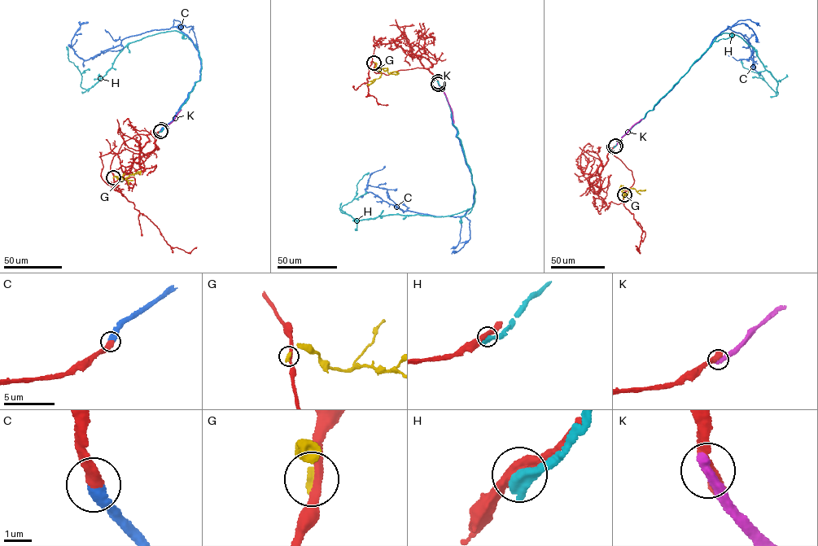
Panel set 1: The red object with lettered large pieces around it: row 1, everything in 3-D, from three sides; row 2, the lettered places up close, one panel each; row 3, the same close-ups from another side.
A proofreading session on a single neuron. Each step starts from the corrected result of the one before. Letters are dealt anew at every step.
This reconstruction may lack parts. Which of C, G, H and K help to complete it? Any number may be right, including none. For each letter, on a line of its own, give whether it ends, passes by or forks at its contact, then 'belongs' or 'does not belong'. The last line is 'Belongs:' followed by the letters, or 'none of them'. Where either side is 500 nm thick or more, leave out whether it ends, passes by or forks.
C: belongs
G: it ends there; does not belong
H: does not belong
K: does not belong
Belongs: C

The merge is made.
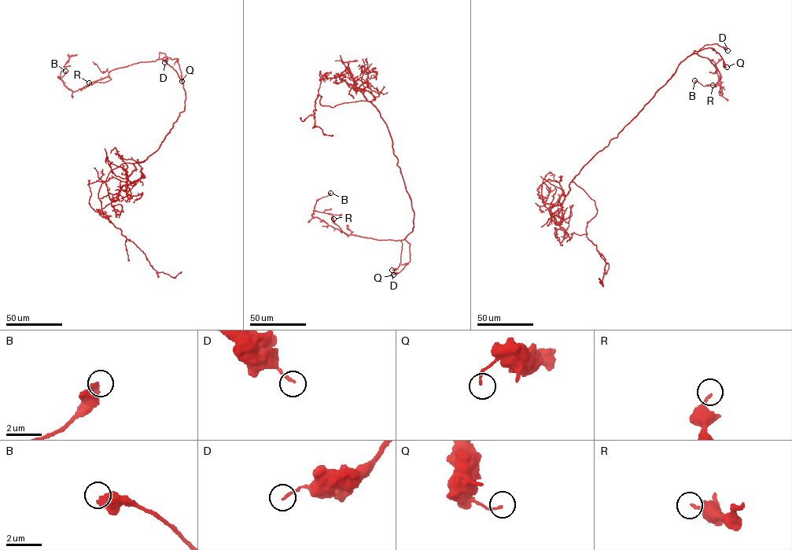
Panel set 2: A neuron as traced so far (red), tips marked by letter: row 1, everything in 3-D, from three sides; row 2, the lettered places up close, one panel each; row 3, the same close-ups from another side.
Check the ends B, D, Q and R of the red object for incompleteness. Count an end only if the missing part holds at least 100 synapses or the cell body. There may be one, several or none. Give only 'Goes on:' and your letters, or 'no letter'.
Goes on: no letter

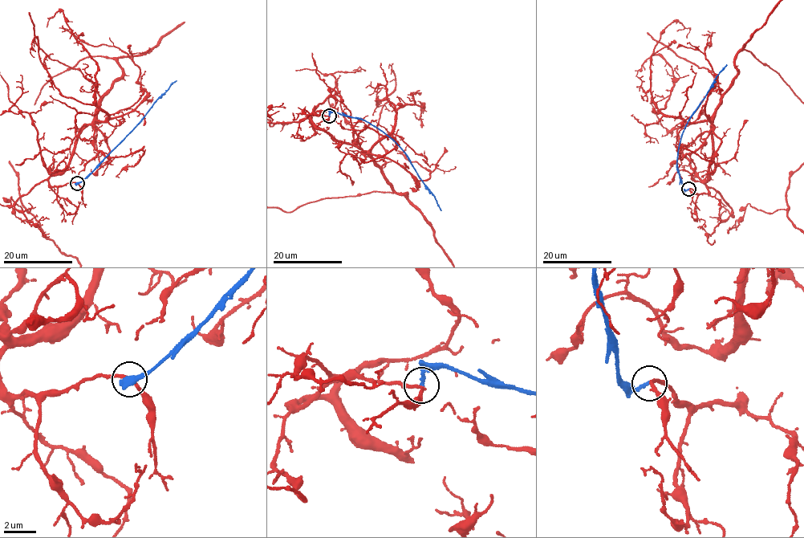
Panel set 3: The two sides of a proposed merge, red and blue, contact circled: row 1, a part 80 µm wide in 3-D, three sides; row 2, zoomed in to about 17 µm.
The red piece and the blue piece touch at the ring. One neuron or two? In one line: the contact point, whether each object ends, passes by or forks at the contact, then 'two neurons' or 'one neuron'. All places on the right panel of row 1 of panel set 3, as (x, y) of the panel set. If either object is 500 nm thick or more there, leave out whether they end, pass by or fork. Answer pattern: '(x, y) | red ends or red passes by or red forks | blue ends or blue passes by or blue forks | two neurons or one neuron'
(688, 189) | red passes by | blue ends | two neurons

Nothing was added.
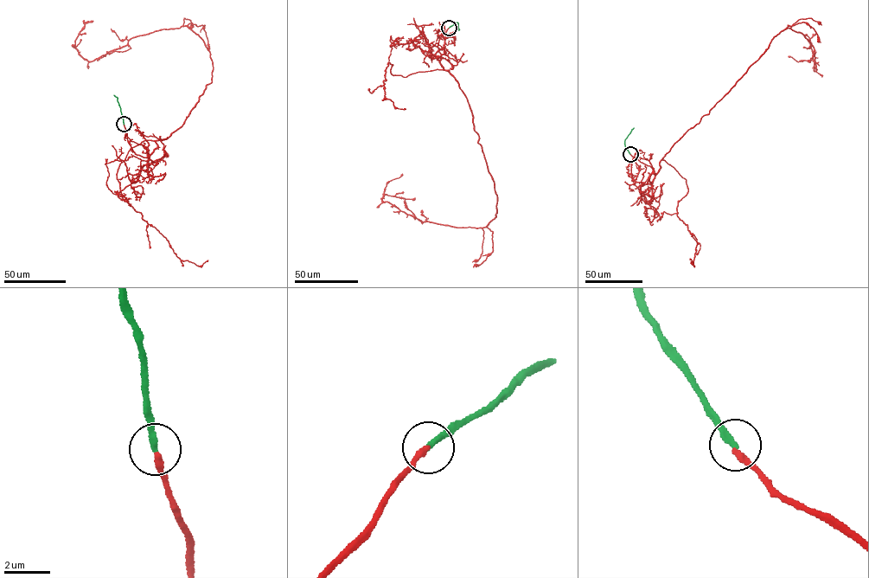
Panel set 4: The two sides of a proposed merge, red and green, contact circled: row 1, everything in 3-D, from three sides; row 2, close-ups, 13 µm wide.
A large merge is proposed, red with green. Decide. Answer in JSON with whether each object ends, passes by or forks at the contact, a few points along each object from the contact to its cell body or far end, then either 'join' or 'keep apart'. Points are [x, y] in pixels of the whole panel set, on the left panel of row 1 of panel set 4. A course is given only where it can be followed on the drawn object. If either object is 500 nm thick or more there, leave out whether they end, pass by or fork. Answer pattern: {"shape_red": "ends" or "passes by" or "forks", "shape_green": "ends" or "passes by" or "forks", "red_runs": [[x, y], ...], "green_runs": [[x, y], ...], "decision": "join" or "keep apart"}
{"shape_red": "ends", "shape_green": "ends", "red_runs": [[124, 124], [150, 155], [211, 82], [210, 52], [186, 26], [132, 37], [88, 61], [74, 41], [91, 22]], "green_runs": [[124, 124], [117, 98], [114, 95]], "decision": "join"}

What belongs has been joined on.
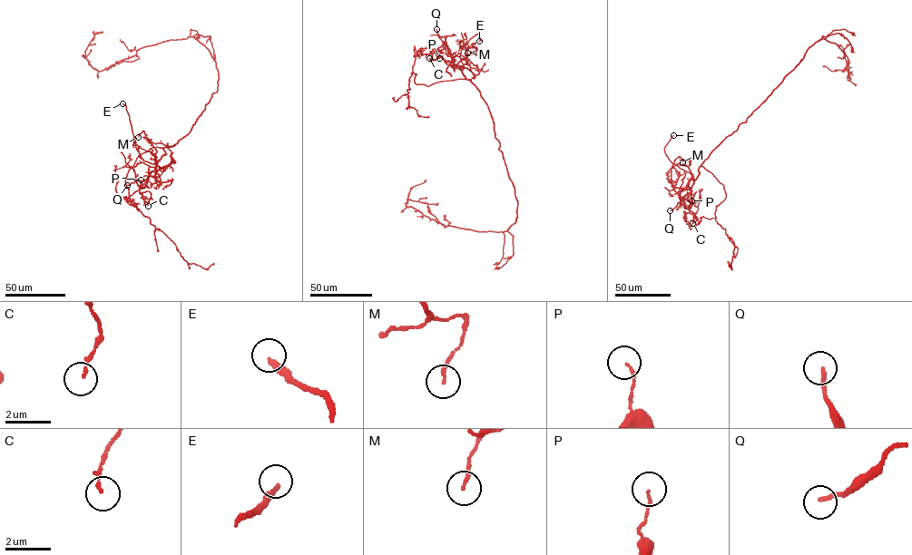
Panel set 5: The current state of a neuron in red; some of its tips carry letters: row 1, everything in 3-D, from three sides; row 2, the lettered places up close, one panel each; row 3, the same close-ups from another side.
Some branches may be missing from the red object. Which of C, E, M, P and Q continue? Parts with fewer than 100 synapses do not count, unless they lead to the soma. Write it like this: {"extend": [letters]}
{"extend": ["E"]}

